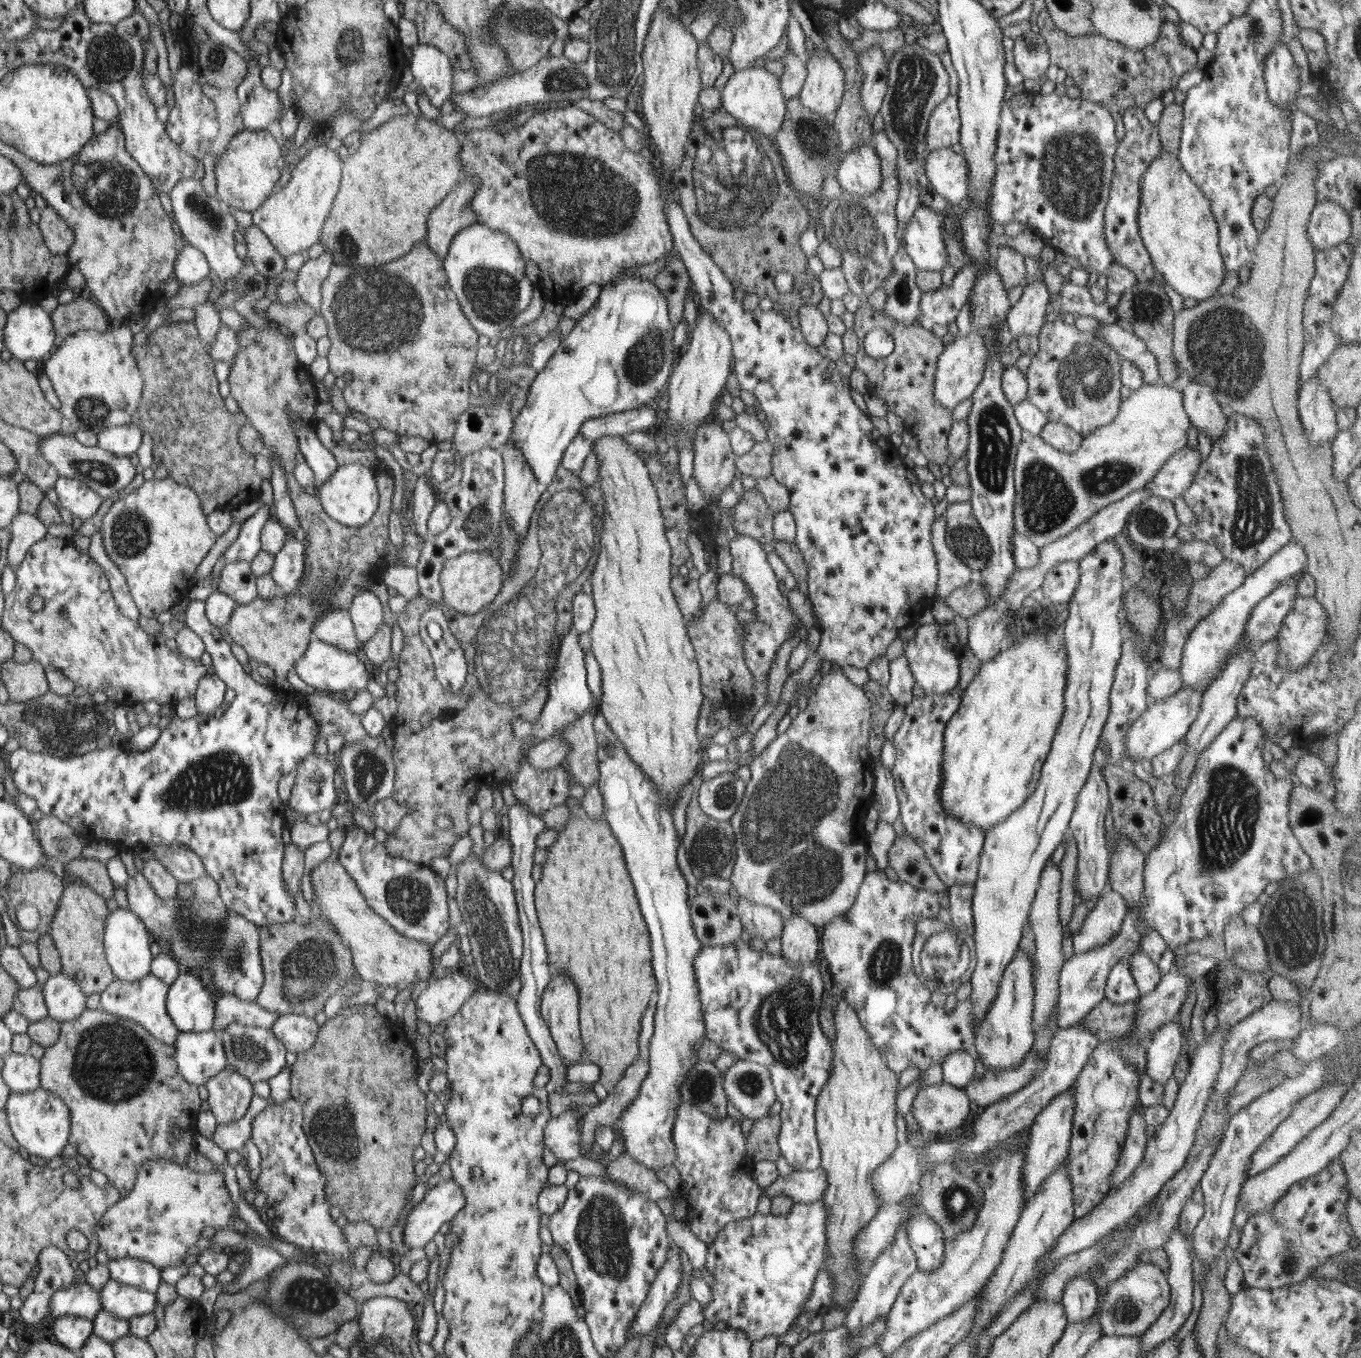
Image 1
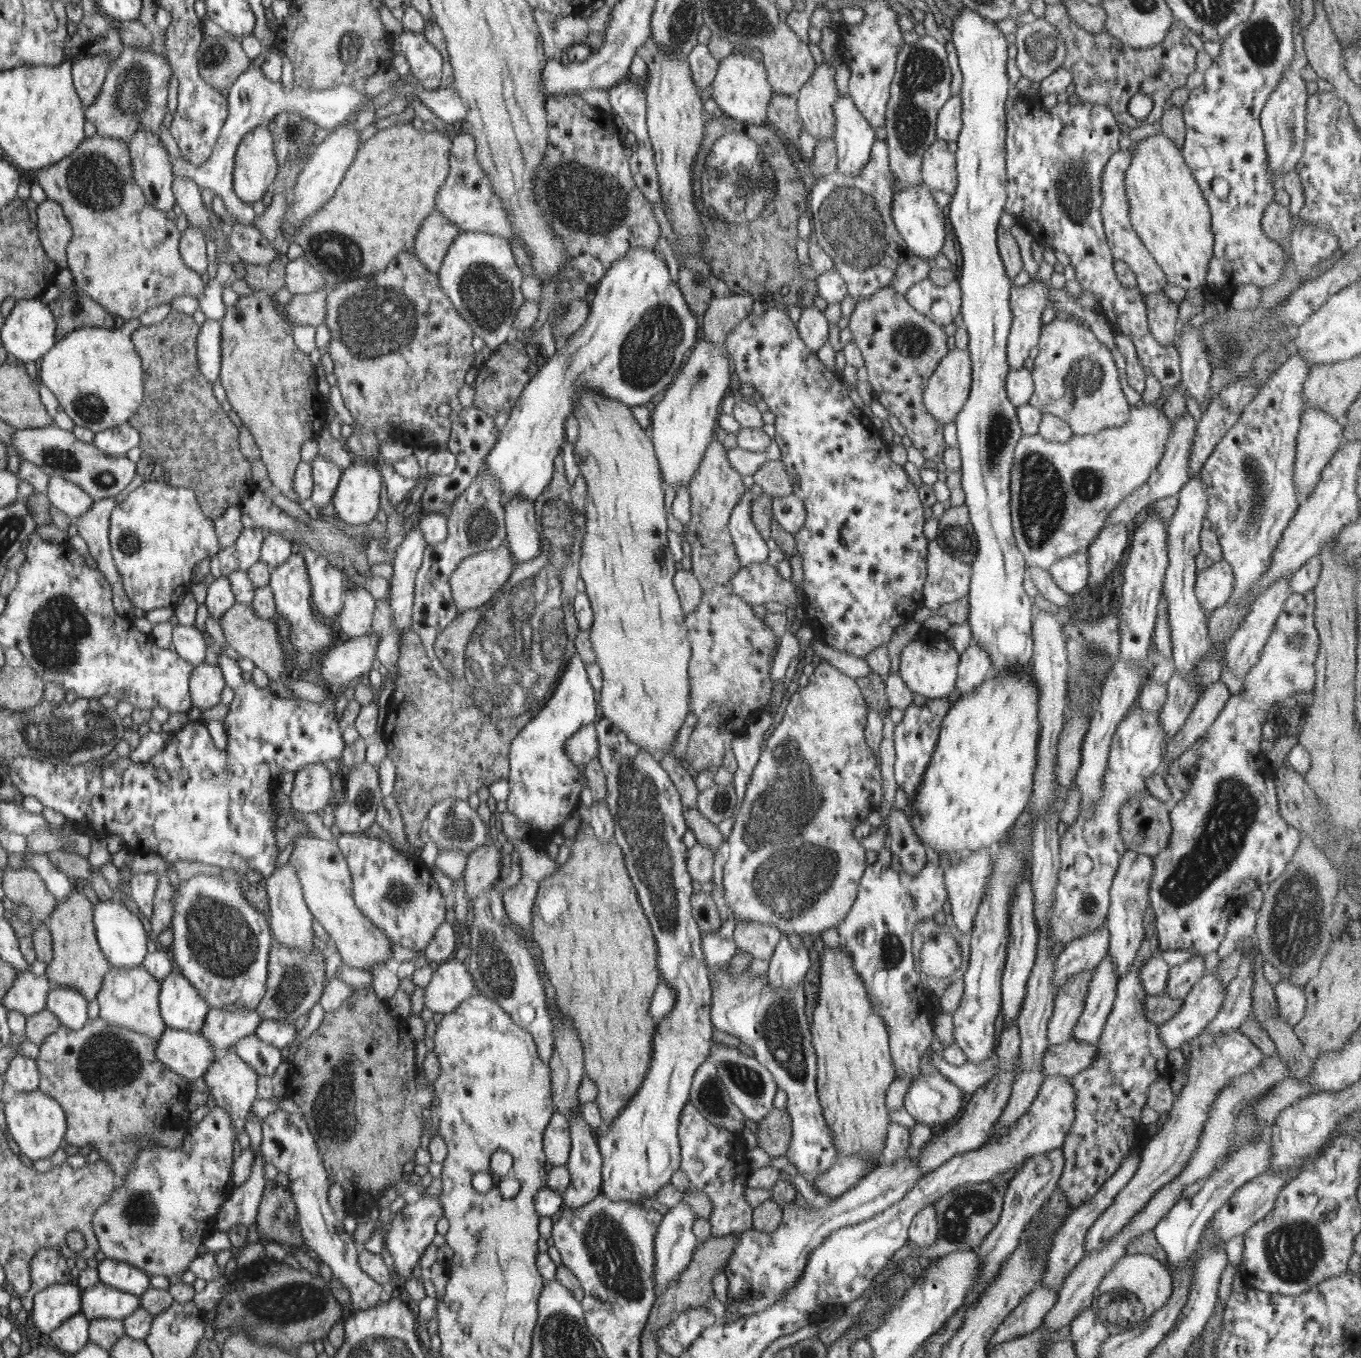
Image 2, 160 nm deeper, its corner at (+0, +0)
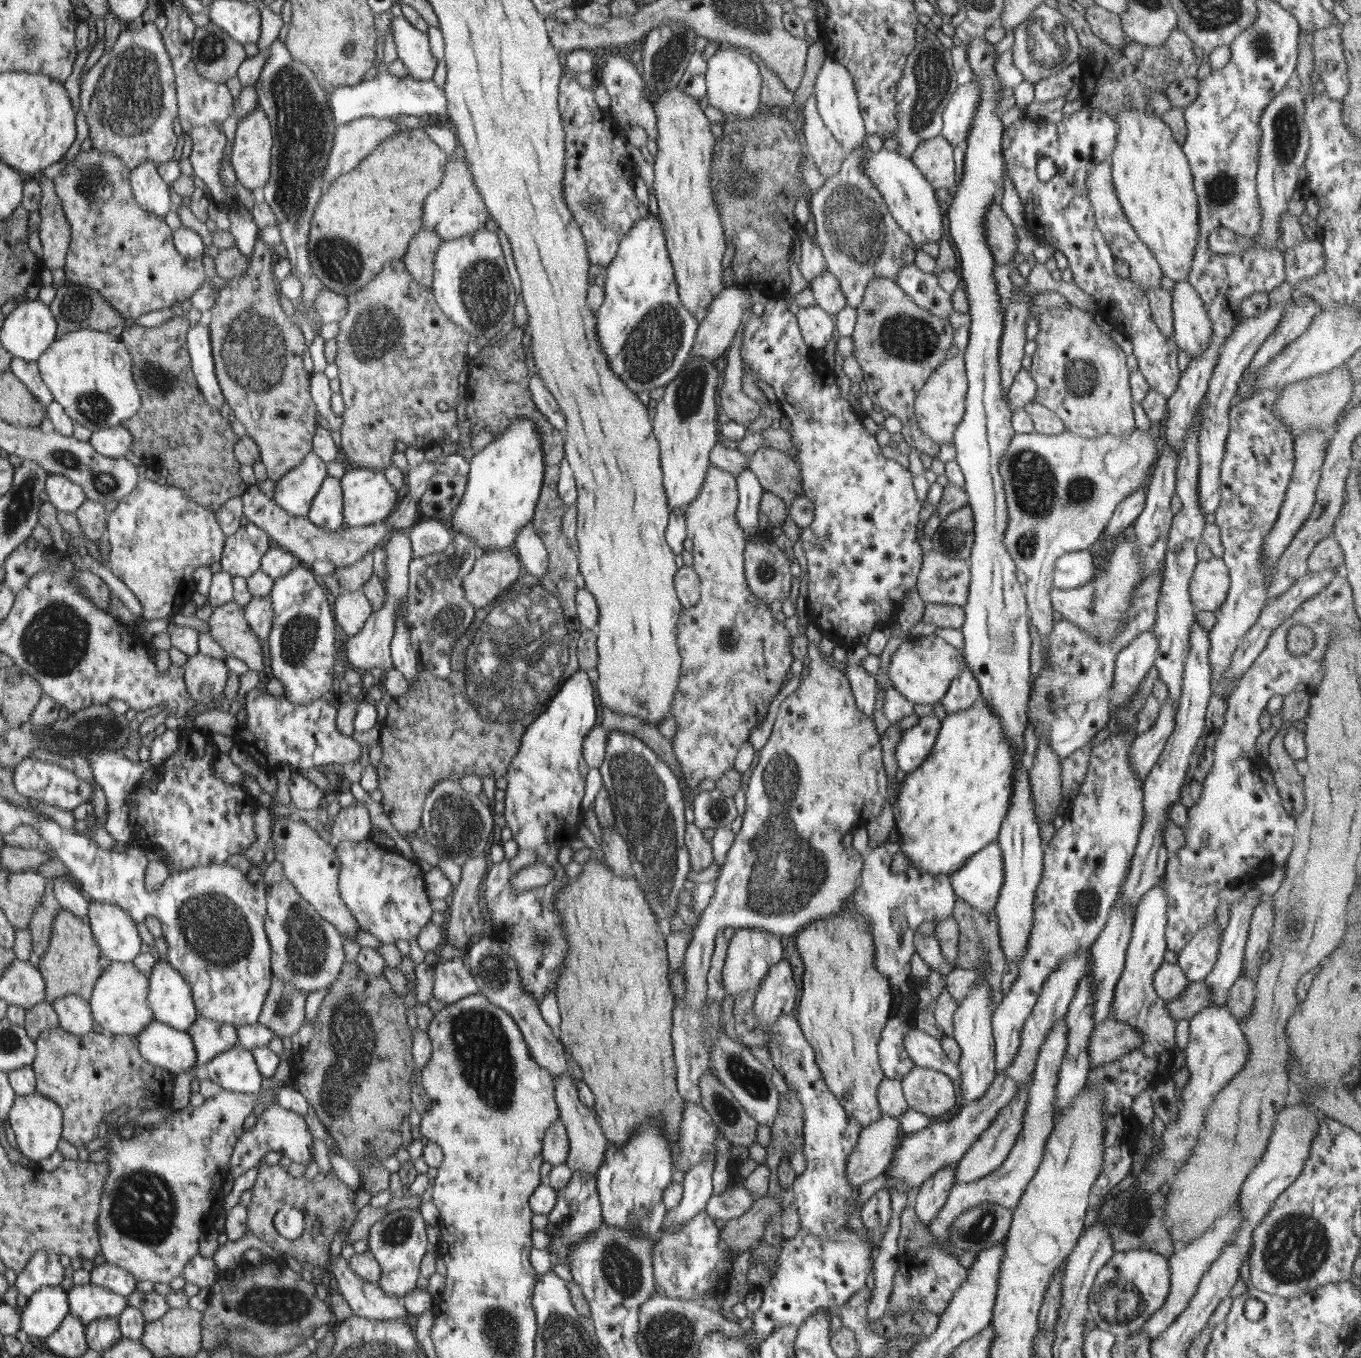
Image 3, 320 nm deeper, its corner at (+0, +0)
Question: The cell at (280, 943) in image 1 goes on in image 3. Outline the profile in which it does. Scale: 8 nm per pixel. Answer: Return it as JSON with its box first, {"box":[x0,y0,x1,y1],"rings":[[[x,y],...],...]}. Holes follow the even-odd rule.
{"box":[258,978,310,1039],"rings":[[[271,978],[271,989],[259,1016],[258,1022],[266,1028],[271,1028],[275,1036],[281,1039],[284,1036],[291,1037],[296,1032],[304,1032],[304,1024],[308,1024],[308,994],[310,992],[296,989],[292,983],[282,981],[278,978]]]}

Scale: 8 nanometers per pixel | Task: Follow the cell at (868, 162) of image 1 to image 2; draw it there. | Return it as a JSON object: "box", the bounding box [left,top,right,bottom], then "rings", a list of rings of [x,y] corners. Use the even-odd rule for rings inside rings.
{"box":[832,93,876,175],"rings":[[[839,93],[832,105],[832,112],[835,118],[835,131],[832,139],[837,150],[836,170],[844,172],[845,175],[857,175],[870,160],[871,148],[876,141],[874,137],[875,129],[870,126],[870,123],[856,108],[850,94],[841,95]]]}

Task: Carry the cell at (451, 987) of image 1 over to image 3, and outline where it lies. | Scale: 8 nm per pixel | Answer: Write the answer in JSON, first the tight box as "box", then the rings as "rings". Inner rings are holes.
{"box":[433,957,479,1004],"rings":[[[454,957],[434,966],[433,996],[446,1004],[470,996],[479,991],[478,982],[470,974],[471,968],[466,966],[465,958]]]}

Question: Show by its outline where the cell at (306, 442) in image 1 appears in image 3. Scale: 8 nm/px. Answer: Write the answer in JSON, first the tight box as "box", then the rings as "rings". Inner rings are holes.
{"box":[307,475,343,532],"rings":[[[327,475],[319,495],[314,498],[307,517],[320,528],[328,532],[343,530],[343,488],[341,479]]]}

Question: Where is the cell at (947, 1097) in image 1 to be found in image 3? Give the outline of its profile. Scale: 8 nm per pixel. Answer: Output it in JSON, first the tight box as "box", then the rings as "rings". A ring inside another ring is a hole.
{"box":[901,1066,956,1120],"rings":[[[915,1066],[903,1076],[901,1084],[908,1106],[932,1120],[956,1106],[956,1083],[943,1072]]]}

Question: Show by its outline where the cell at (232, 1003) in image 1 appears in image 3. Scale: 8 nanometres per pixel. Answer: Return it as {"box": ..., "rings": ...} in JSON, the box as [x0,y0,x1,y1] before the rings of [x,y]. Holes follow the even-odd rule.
{"box":[185,1018,238,1067],"rings":[[[197,1018],[185,1031],[190,1033],[195,1043],[196,1067],[210,1062],[221,1052],[238,1044],[236,1025],[216,1022],[209,1018]]]}

